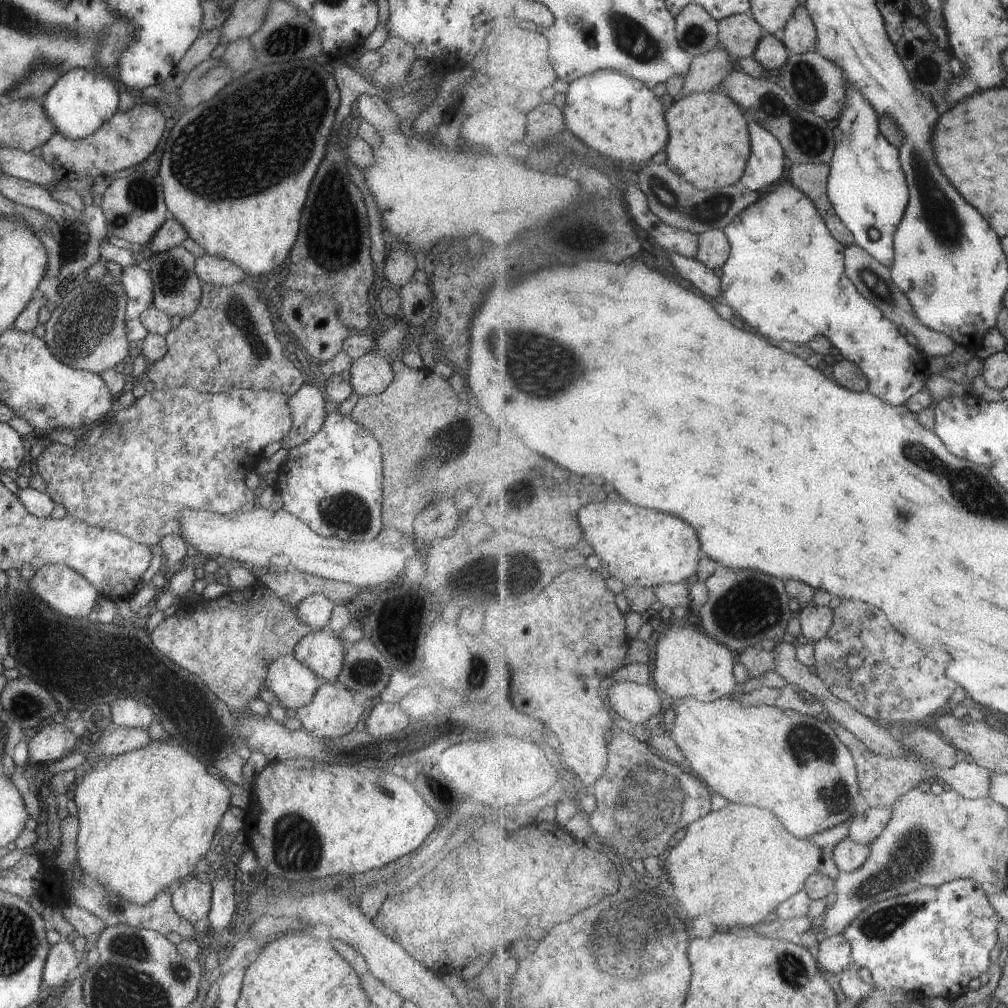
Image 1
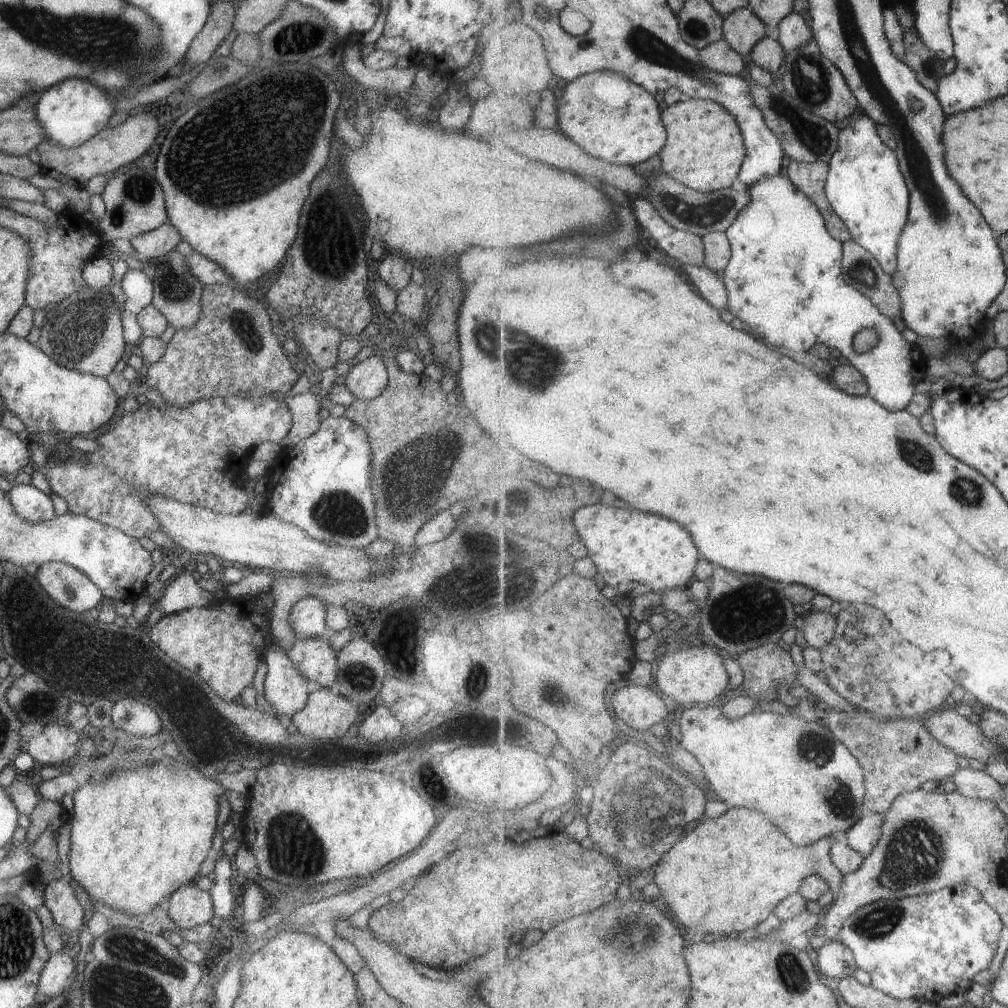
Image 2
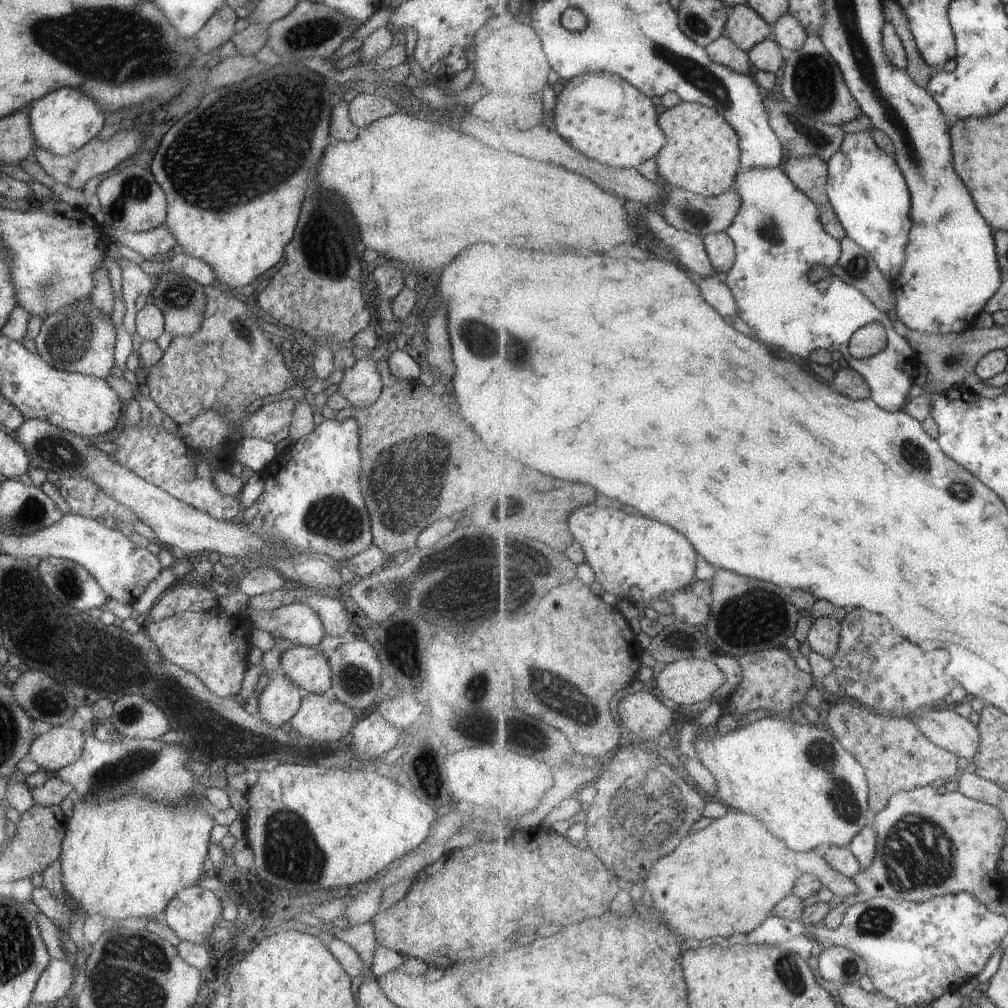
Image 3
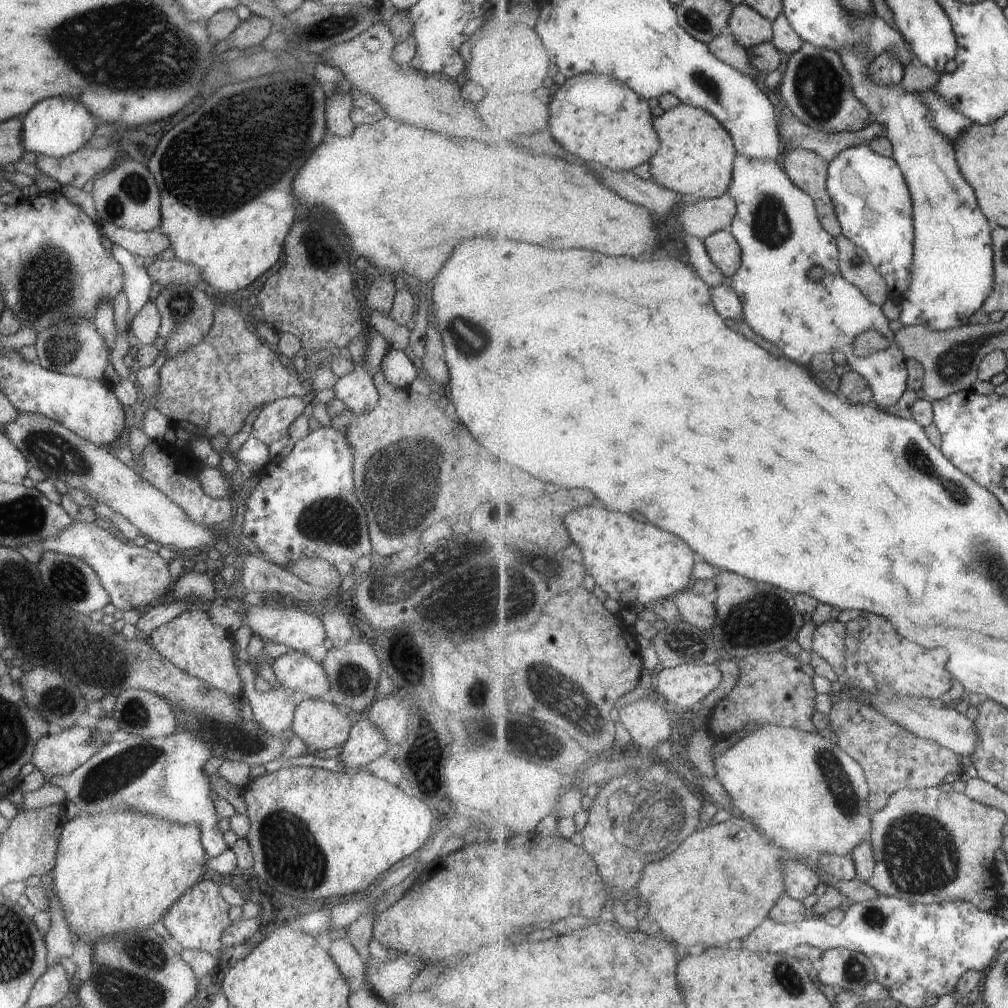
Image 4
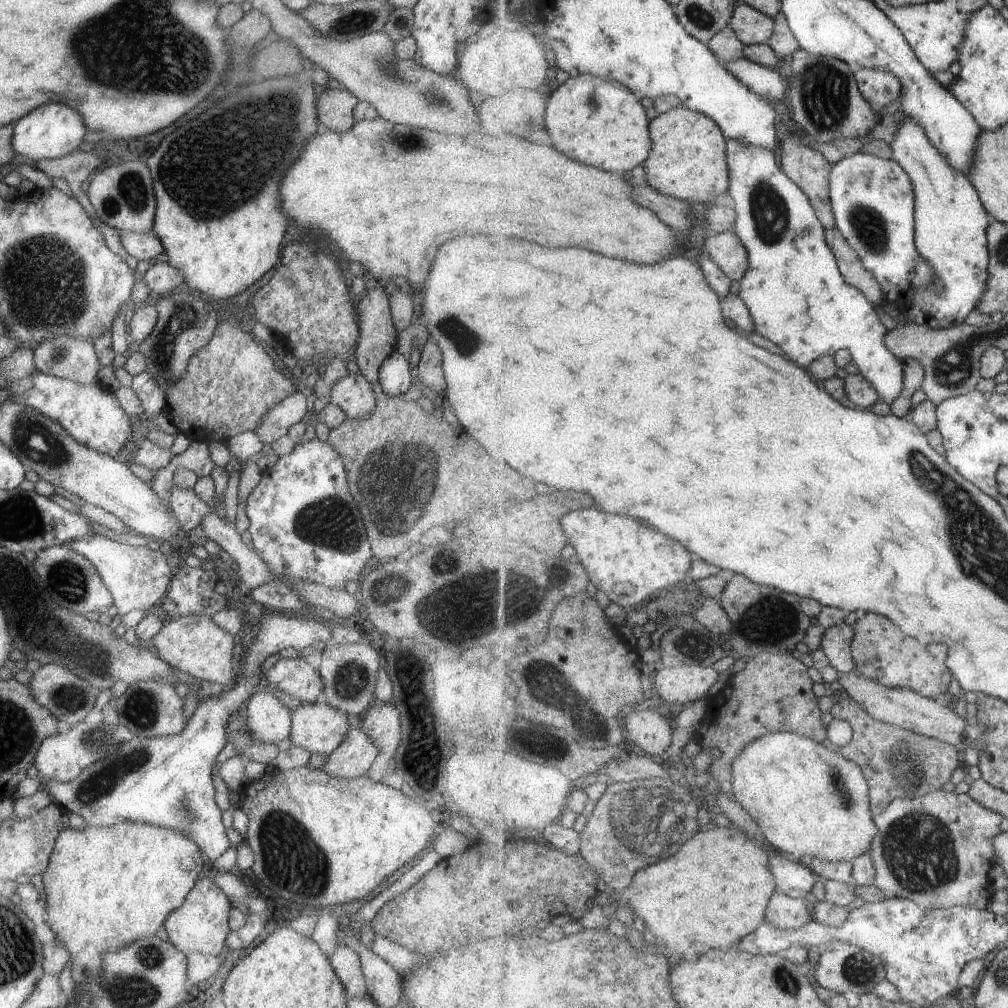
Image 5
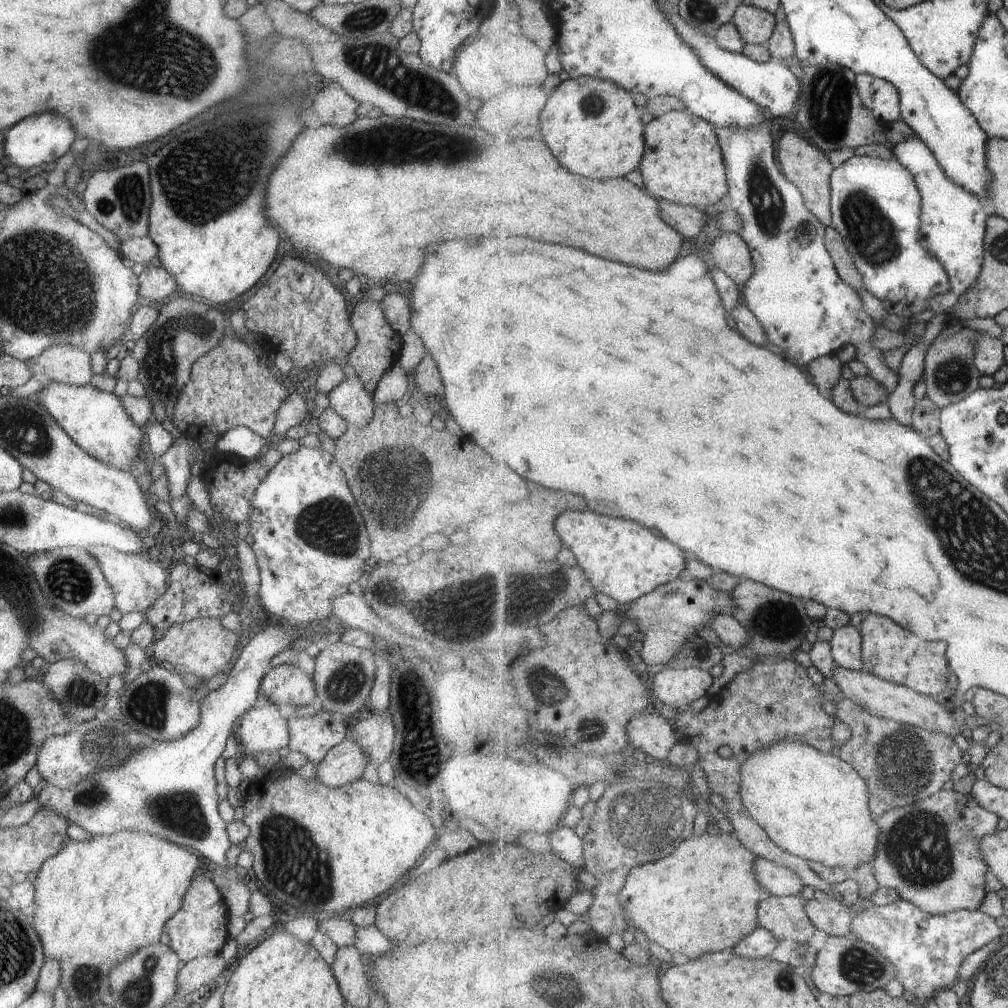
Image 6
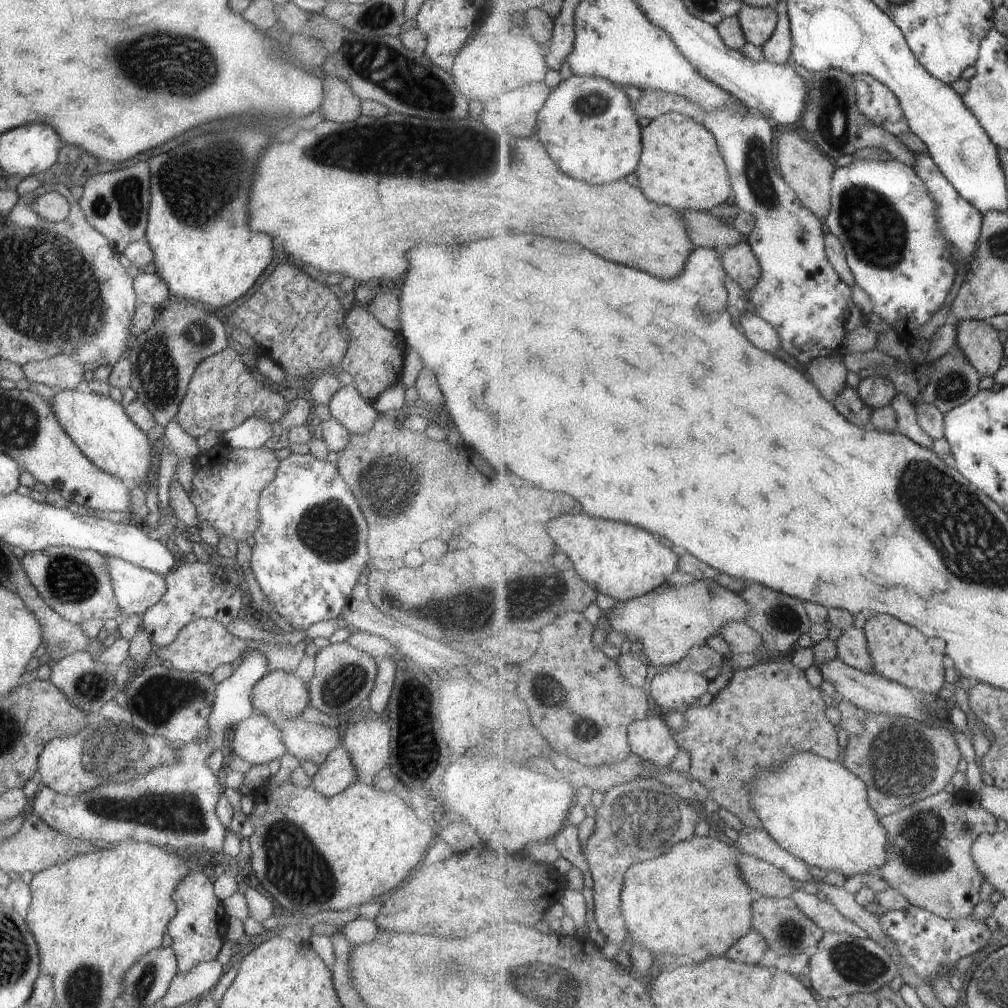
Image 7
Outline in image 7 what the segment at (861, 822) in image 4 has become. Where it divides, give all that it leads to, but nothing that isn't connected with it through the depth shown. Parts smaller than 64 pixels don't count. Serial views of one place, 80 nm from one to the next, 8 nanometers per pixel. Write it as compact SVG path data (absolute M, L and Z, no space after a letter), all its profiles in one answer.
M812 752L793 755L782 765L781 769L761 772L760 776L756 777L755 781L752 781L752 805L756 808L760 821L763 821L765 830L775 839L775 842L778 842L787 852L807 862L811 868L819 867L827 871L837 871L843 873L847 878L878 872L888 859L888 832L884 826L881 826L881 820L877 820L877 814L875 814L875 810L871 808L869 798L867 785L854 772L851 772L839 761L830 761Z

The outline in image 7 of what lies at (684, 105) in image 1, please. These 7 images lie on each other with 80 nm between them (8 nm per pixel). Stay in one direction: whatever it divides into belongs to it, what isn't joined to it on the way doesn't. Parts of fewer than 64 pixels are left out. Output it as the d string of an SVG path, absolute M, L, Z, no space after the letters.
M683 113L664 114L642 128L642 141L642 159L635 174L649 200L677 211L713 210L733 200L730 169L715 135L700 120Z

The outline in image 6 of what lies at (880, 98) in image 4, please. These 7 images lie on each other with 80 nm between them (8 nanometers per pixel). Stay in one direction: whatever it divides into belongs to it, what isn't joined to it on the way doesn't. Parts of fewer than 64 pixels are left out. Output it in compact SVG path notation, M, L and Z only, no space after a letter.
M917 136L902 142L894 148L895 157L901 164L904 164L915 177L918 182L920 191L922 192L922 243L932 252L933 257L937 257L946 268L950 278L950 291L945 295L930 300L930 306L927 308L934 312L932 324L937 327L944 321L940 319L943 313L949 313L951 308L955 308L959 297L965 295L968 288L978 281L982 271L985 256L986 243L986 226L987 219L990 216L990 210L985 203L978 201L967 189L961 188L958 184L943 172L942 166L939 164L935 153Z

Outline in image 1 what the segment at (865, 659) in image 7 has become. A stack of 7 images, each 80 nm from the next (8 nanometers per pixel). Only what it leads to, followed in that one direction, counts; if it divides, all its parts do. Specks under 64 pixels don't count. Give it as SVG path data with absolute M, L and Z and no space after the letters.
M811 603L802 606L797 617L800 619L802 635L814 644L831 631L831 624L834 624L834 609L833 606L823 607Z

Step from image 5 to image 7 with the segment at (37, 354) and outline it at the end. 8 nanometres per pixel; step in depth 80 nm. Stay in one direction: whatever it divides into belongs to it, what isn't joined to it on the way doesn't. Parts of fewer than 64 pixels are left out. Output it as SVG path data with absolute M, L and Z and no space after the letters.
M67 355L27 361L20 367L26 380L45 384L54 390L79 388L85 375L82 364Z

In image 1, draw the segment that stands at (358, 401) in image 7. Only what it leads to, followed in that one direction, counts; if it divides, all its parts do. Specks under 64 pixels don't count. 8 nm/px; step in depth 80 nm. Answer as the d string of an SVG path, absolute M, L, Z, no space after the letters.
M369 351L351 362L349 384L361 396L380 394L392 382L390 358L384 353Z

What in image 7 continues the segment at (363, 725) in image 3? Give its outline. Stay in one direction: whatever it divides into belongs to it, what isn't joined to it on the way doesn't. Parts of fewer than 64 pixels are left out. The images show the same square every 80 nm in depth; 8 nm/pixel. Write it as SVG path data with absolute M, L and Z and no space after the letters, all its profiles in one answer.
M338 744L318 764L317 772L311 778L311 788L325 796L334 795L355 781L356 772L349 753Z

